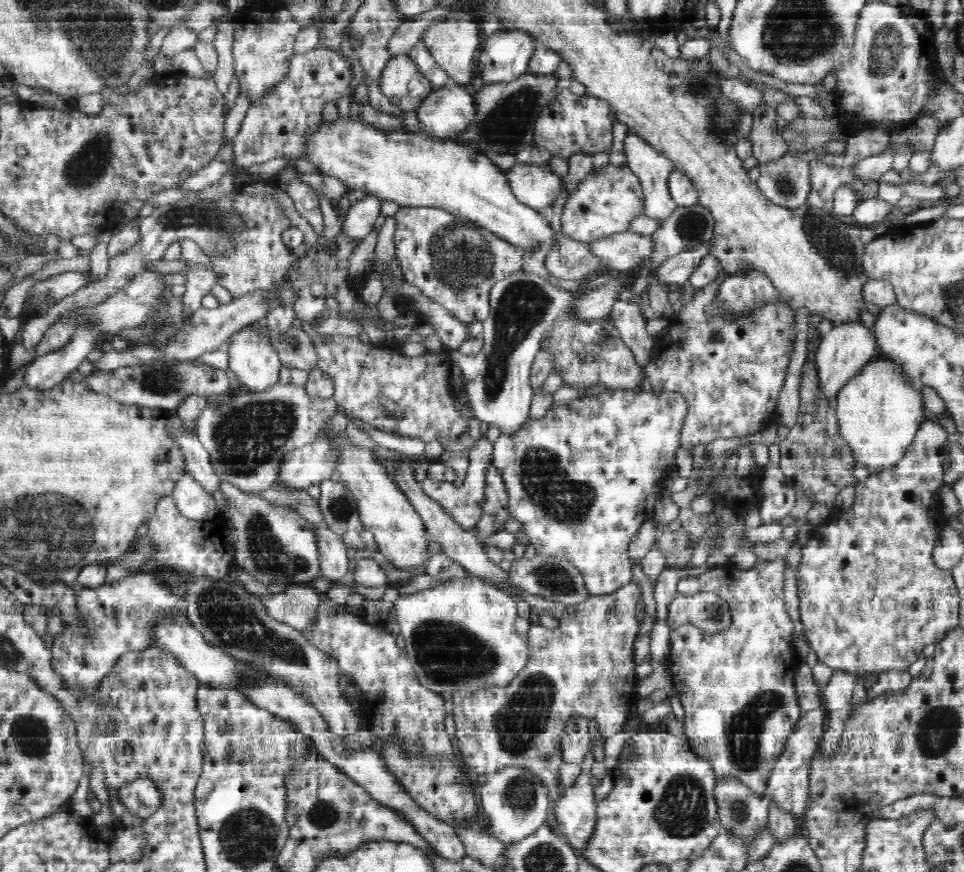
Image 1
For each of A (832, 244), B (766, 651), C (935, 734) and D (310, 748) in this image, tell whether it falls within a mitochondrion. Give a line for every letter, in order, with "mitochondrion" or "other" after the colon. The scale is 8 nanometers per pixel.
A: mitochondrion
B: other
C: mitochondrion
D: other

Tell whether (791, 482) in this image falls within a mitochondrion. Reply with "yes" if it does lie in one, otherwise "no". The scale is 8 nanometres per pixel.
no

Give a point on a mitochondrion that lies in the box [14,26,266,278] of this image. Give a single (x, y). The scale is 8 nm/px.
(87, 166)

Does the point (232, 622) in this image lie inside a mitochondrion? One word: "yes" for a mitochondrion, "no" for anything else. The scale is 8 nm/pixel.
yes

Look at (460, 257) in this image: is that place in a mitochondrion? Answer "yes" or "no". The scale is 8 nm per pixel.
yes

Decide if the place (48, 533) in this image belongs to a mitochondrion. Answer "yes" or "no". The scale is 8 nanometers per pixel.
yes

